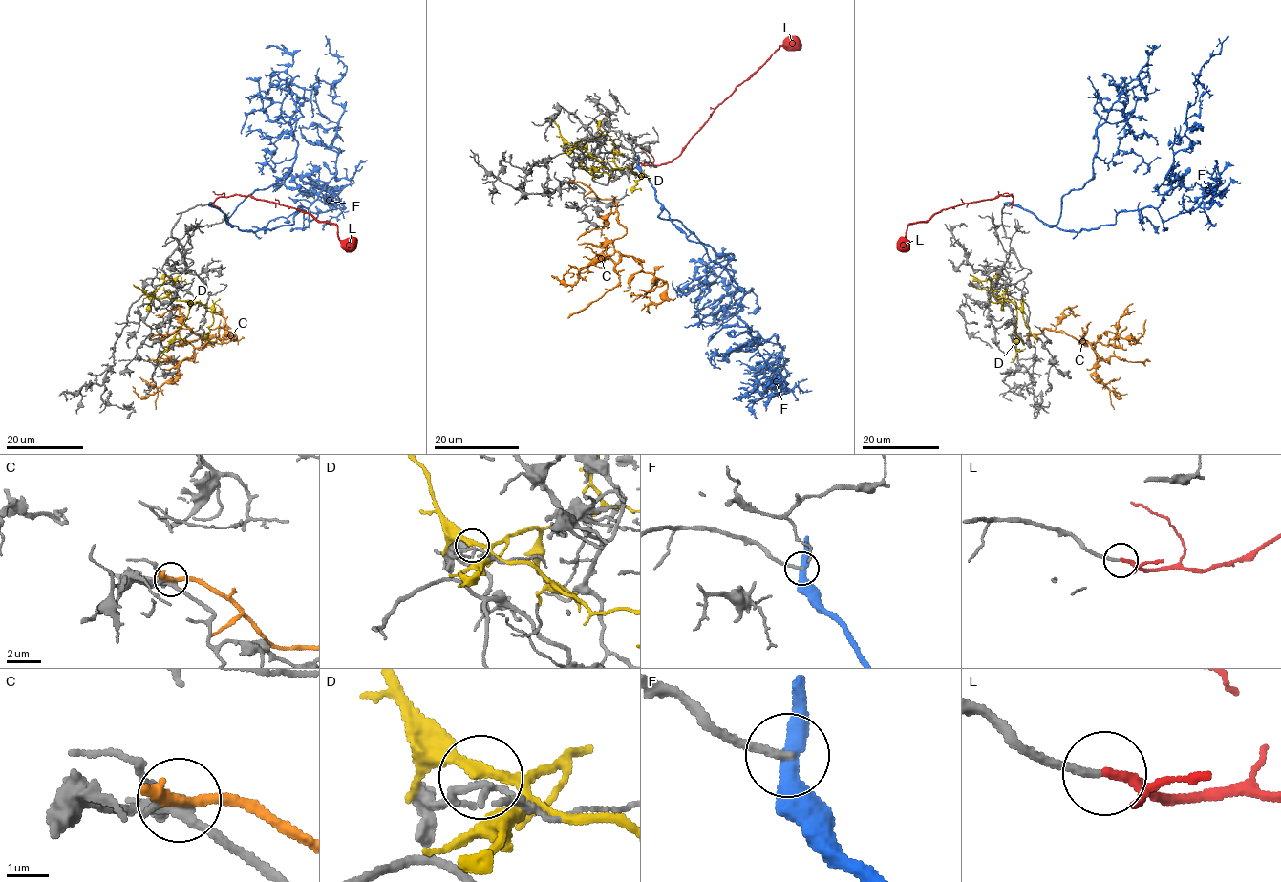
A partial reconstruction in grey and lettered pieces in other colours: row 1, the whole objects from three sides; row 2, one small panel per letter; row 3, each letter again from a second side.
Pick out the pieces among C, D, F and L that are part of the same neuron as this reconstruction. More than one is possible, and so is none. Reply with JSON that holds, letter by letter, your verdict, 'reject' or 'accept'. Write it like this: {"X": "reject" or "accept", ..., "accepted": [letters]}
{"C": "reject", "D": "reject", "F": "reject", "L": "accept", "accepted": ["L"]}

